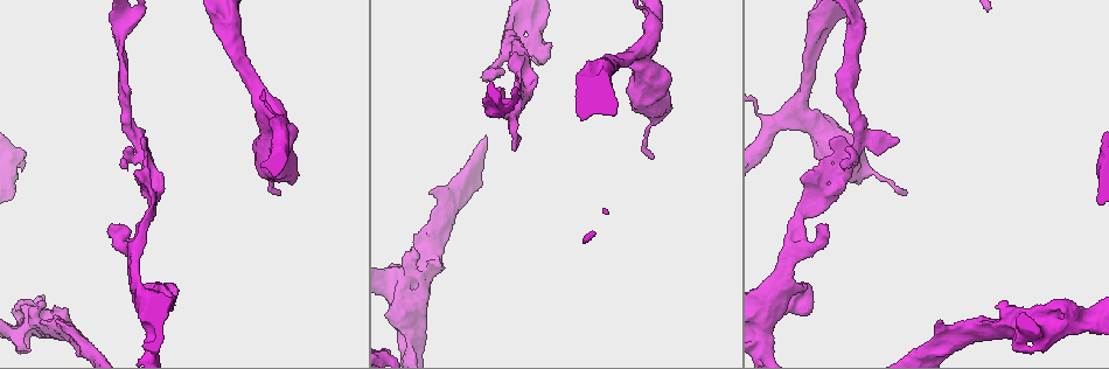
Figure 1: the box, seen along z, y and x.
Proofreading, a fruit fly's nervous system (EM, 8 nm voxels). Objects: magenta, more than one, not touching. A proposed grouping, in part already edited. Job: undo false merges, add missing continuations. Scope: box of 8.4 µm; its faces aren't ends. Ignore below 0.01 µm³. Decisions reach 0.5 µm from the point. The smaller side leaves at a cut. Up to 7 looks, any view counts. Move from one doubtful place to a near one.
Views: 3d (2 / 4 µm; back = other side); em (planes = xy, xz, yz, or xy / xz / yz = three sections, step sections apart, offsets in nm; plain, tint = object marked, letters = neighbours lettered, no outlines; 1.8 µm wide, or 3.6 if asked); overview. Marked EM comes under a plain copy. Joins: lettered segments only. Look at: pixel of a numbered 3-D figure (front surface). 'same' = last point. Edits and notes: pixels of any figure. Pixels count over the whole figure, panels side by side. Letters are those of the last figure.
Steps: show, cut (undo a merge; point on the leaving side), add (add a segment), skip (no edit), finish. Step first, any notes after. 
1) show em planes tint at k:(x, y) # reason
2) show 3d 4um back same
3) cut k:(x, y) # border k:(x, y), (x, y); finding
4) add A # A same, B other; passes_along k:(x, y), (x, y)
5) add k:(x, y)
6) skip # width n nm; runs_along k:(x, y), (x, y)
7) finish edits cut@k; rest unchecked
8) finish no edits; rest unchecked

show em xz step 8 tint at 1:(138, 143) # touches itself

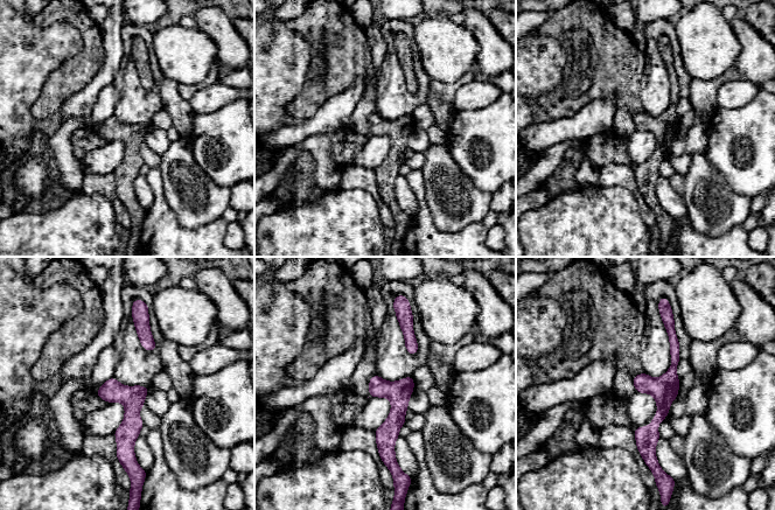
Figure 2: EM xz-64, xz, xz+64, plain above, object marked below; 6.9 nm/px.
show em xz step 8 letters same

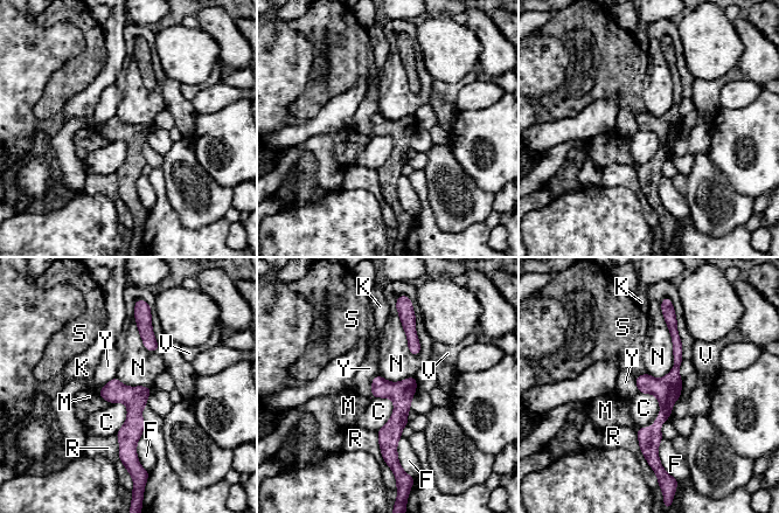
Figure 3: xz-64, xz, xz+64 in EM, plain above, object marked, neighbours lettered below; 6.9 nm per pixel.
skip # C other, F other, K other, M other, N other, R other, S other, V other, Y other; runs_along 3:(672, 323), (676, 367), (655, 457); continuous, no second neuron

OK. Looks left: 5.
show em 3.6um planes letters at 1:(1047, 329) # arms run side by side

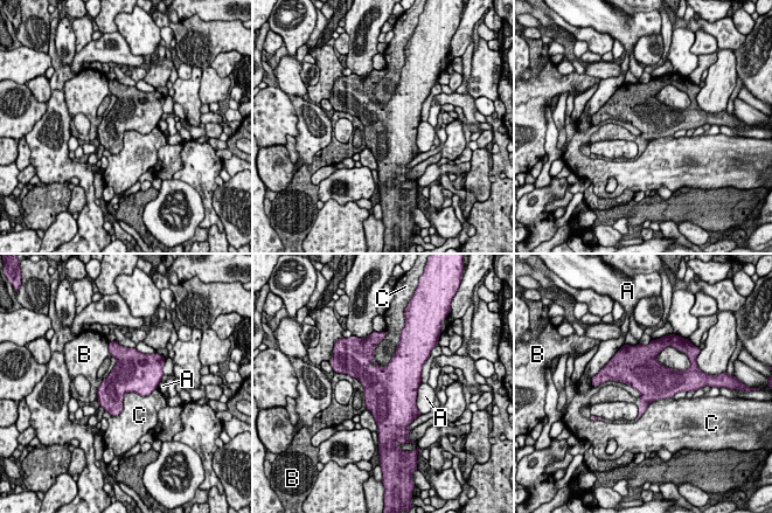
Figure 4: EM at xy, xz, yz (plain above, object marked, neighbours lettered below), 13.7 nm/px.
skip # A other, B other, C other; border 4:(157, 388), (126, 393), (111, 416); continuous, no second neuron

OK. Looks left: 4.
show em 3.6um xy step 16 letters at 1:(534, 18) # sudden change in width

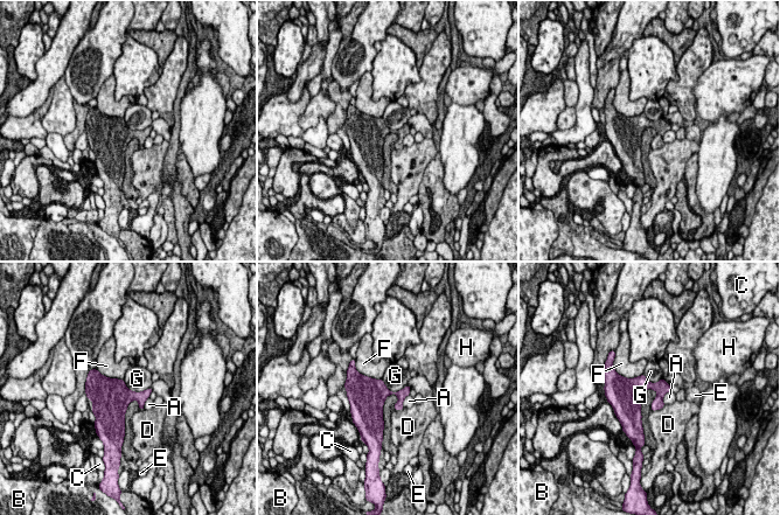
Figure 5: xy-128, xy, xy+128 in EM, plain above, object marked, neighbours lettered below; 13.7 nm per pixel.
skip # width 100 nm; A other, B other, C other, D other, E other, F other, G other, H other; continuous, no second neuron

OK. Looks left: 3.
finish no edits; rest unchecked

